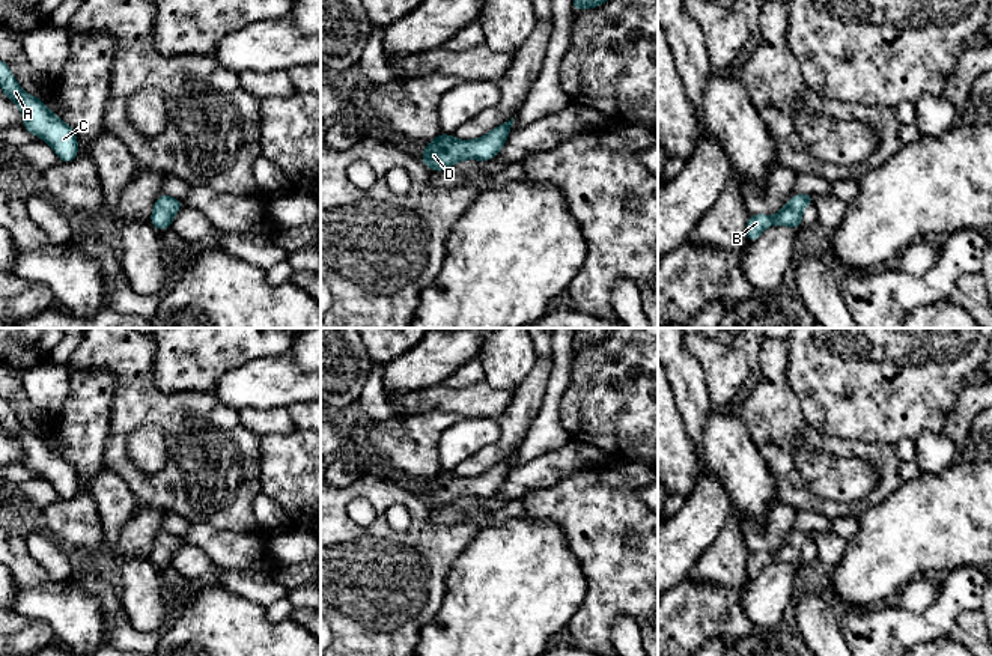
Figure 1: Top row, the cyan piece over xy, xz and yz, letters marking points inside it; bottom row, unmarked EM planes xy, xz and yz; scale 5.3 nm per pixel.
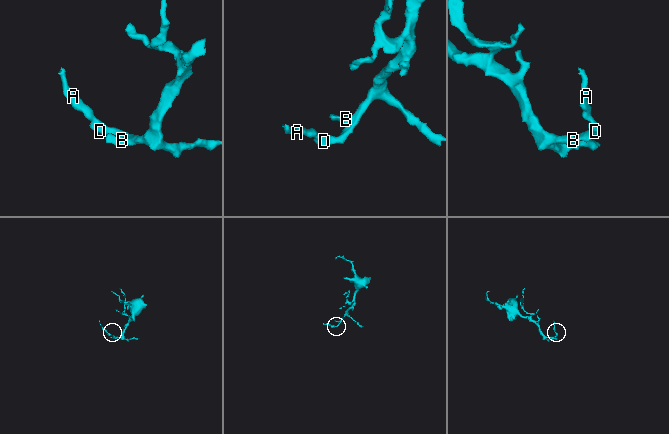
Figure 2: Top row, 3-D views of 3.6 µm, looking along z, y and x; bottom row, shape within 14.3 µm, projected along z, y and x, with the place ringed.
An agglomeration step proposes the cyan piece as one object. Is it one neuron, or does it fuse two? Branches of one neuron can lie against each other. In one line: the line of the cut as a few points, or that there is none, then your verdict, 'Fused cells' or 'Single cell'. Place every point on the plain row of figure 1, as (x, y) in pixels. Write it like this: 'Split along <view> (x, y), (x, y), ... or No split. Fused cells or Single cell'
No split. Single cell

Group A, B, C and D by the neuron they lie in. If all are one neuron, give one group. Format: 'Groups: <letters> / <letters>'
Groups: A B C D

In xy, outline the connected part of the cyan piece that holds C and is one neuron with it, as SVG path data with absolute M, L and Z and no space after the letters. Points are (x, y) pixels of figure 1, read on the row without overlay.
M0 397L0 424L14 438L24 454L23 465L47 478L62 500L72 500L78 492L78 478L74 466L54 453L44 438L27 432L17 420L9 403Z

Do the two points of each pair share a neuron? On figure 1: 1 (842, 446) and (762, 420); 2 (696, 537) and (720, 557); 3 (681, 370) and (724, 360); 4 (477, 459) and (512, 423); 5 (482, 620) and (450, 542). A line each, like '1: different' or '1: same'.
1: same
2: different
3: different
4: same
5: different

